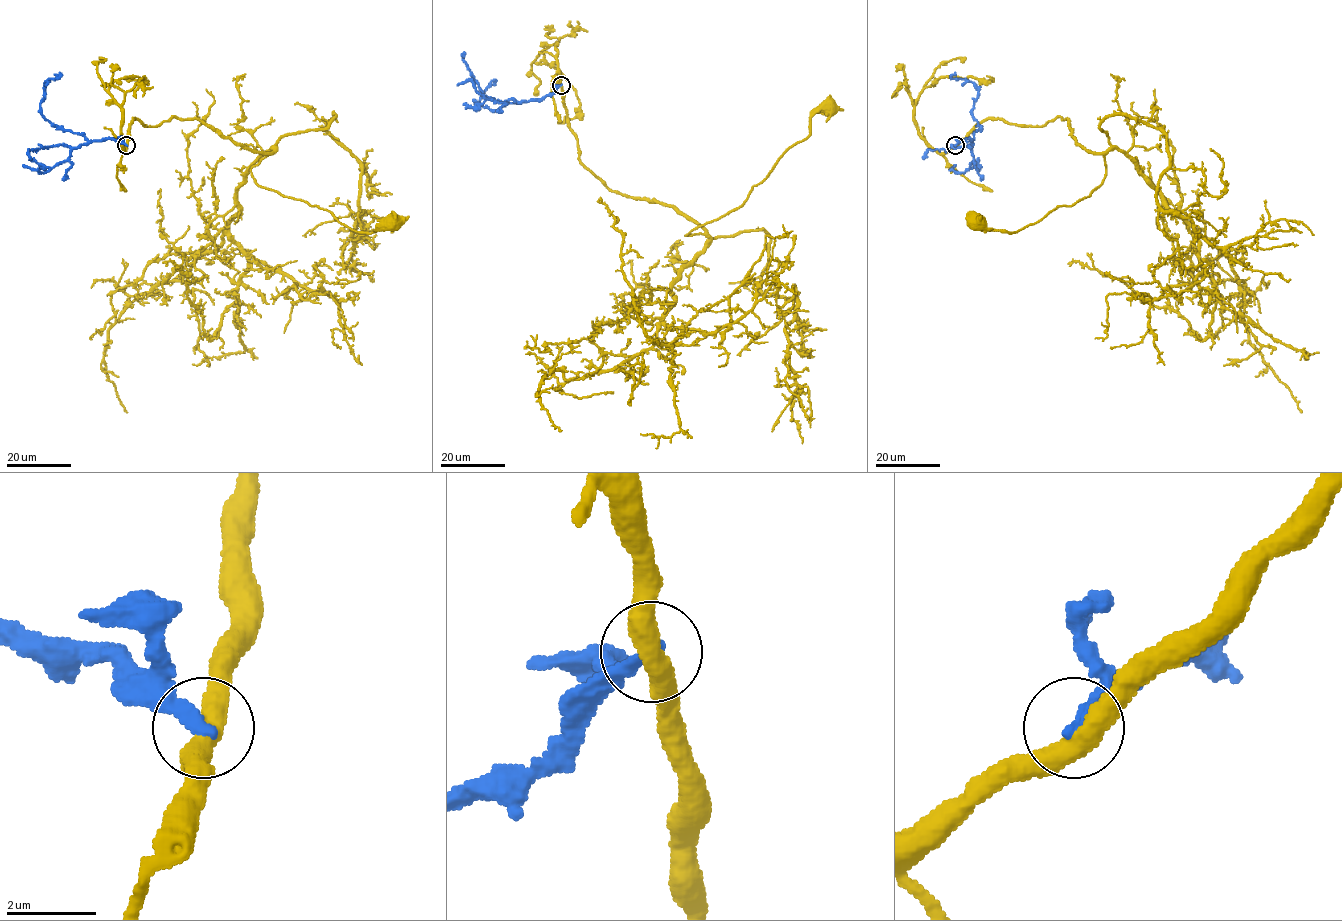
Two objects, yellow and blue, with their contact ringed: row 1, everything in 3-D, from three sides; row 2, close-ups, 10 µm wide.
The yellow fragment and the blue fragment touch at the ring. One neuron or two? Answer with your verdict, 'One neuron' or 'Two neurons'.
Two neurons

